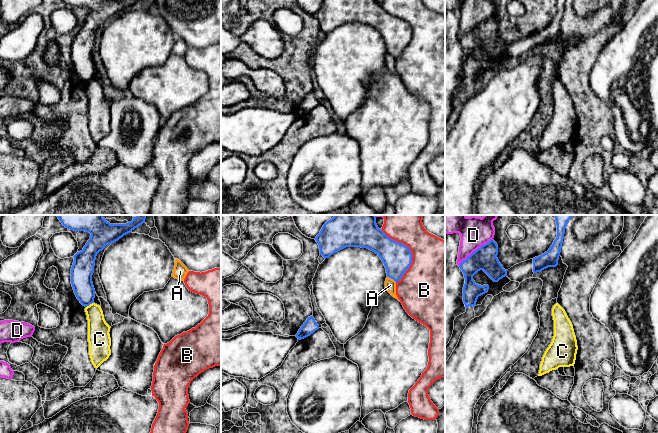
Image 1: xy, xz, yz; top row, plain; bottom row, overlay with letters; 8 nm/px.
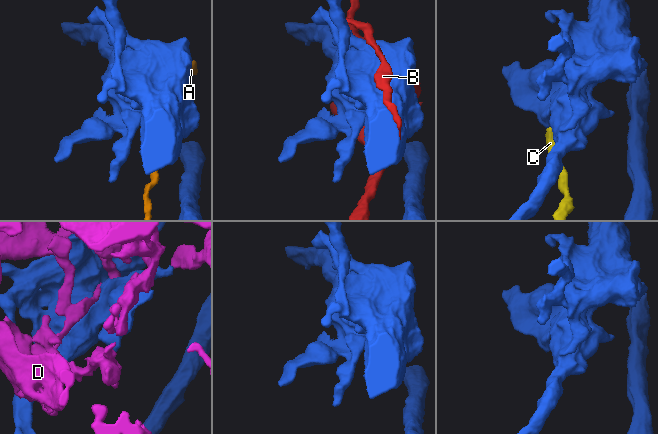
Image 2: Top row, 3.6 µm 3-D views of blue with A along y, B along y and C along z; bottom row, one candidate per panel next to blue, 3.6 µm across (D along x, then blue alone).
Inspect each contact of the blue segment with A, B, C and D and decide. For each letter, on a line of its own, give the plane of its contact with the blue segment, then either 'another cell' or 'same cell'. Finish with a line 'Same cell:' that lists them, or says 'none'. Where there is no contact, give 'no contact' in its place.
A: contact in xz; another cell
B: contact in xz; another cell
C: contact in xy; another cell
D: contact in yz; another cell
Same cell: none

